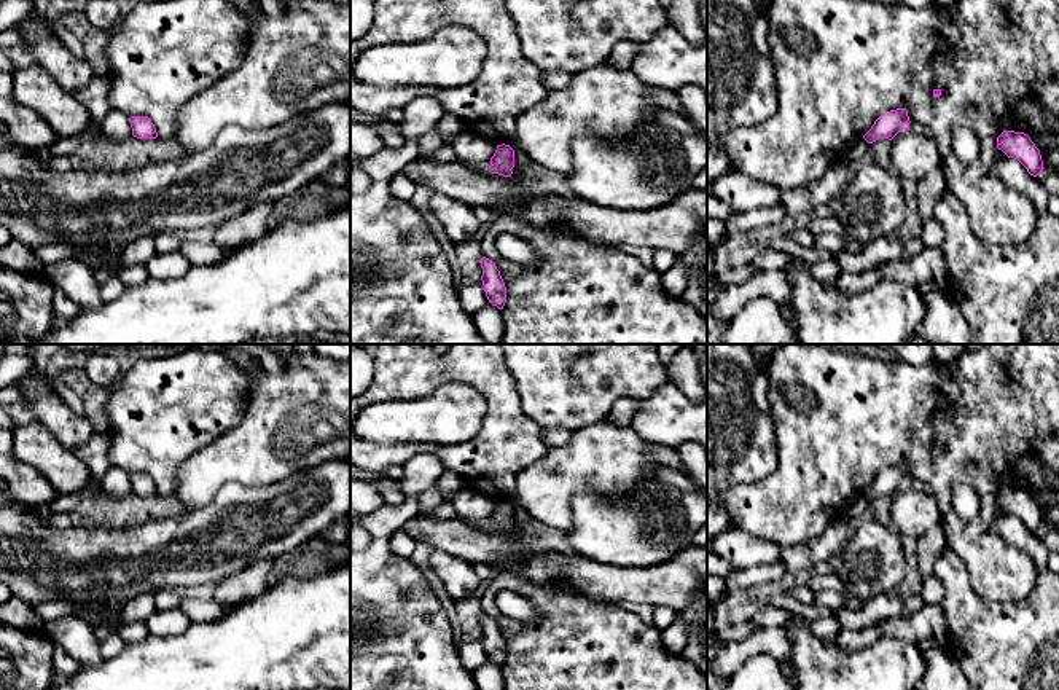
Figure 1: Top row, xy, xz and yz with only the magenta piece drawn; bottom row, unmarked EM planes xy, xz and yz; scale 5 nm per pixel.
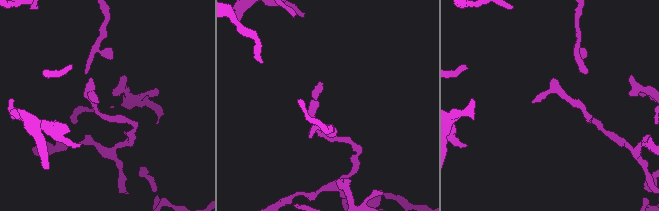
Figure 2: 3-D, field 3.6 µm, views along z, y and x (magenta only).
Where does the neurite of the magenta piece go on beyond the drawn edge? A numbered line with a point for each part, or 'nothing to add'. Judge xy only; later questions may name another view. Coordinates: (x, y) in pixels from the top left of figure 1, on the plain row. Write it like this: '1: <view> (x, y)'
nothing to add

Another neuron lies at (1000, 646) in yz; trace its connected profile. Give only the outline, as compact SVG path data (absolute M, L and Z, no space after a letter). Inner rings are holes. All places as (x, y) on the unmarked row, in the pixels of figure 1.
M1014 515L998 516L992 529L1005 543L1034 561L1037 582L1030 594L1021 601L989 601L975 591L957 553L946 547L938 555L933 574L943 583L941 609L959 668L970 690L1059 690L1059 574L1048 566L1051 551Z

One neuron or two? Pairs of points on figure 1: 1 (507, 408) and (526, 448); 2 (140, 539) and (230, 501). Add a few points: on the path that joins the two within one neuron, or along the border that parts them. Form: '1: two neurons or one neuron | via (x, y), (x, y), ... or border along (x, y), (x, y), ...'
1: one neuron | via (507, 418), (507, 427), (516, 439)
2: one neuron | via (163, 539), (199, 531), (207, 523)

